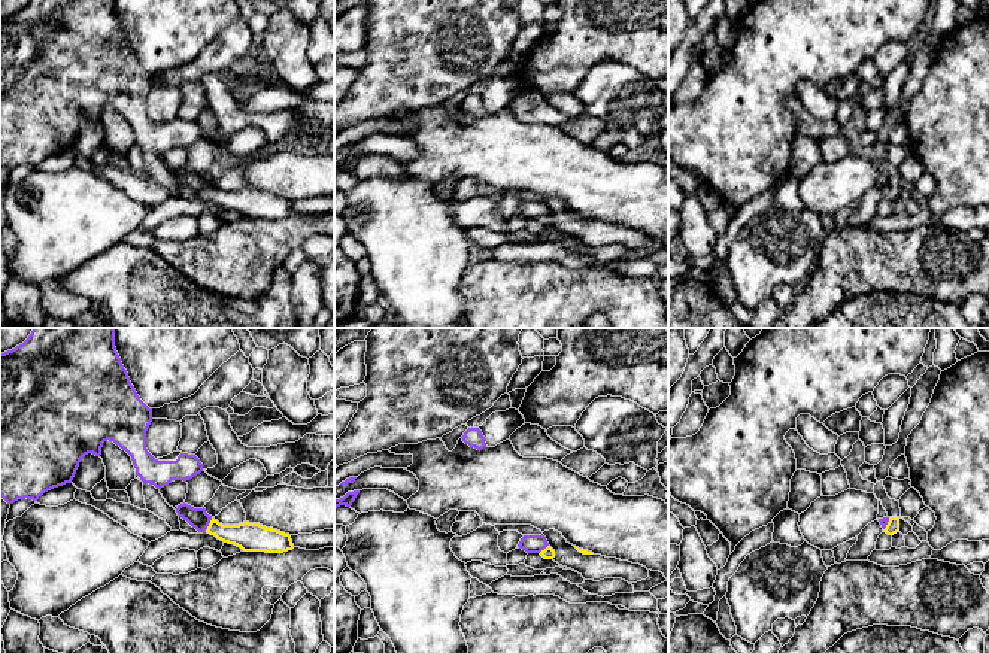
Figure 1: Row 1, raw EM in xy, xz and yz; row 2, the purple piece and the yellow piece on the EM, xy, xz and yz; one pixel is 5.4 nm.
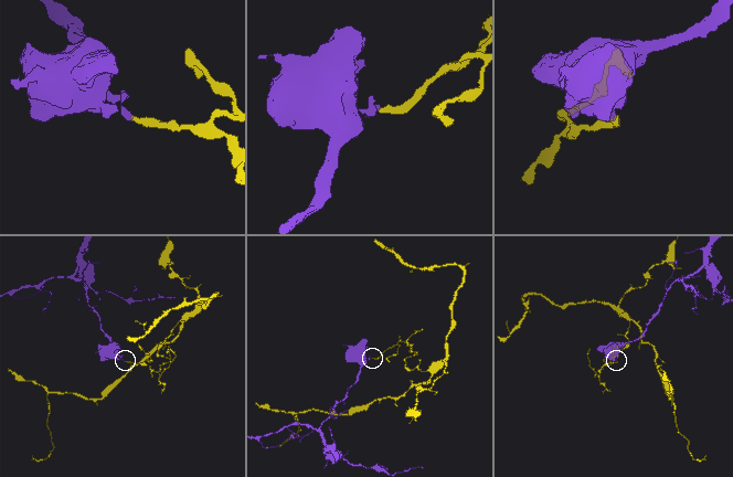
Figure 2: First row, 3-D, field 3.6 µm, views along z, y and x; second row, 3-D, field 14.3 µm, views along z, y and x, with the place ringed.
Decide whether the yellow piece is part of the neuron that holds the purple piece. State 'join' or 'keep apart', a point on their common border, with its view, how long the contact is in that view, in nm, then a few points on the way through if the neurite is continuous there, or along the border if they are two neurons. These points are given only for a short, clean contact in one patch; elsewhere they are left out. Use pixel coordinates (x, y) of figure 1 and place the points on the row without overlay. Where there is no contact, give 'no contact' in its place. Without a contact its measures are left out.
join; meets purple in xy at (208, 191); contact 90 nm long; runs through xy (197, 184), (208, 191), (223, 199), (251, 203)

